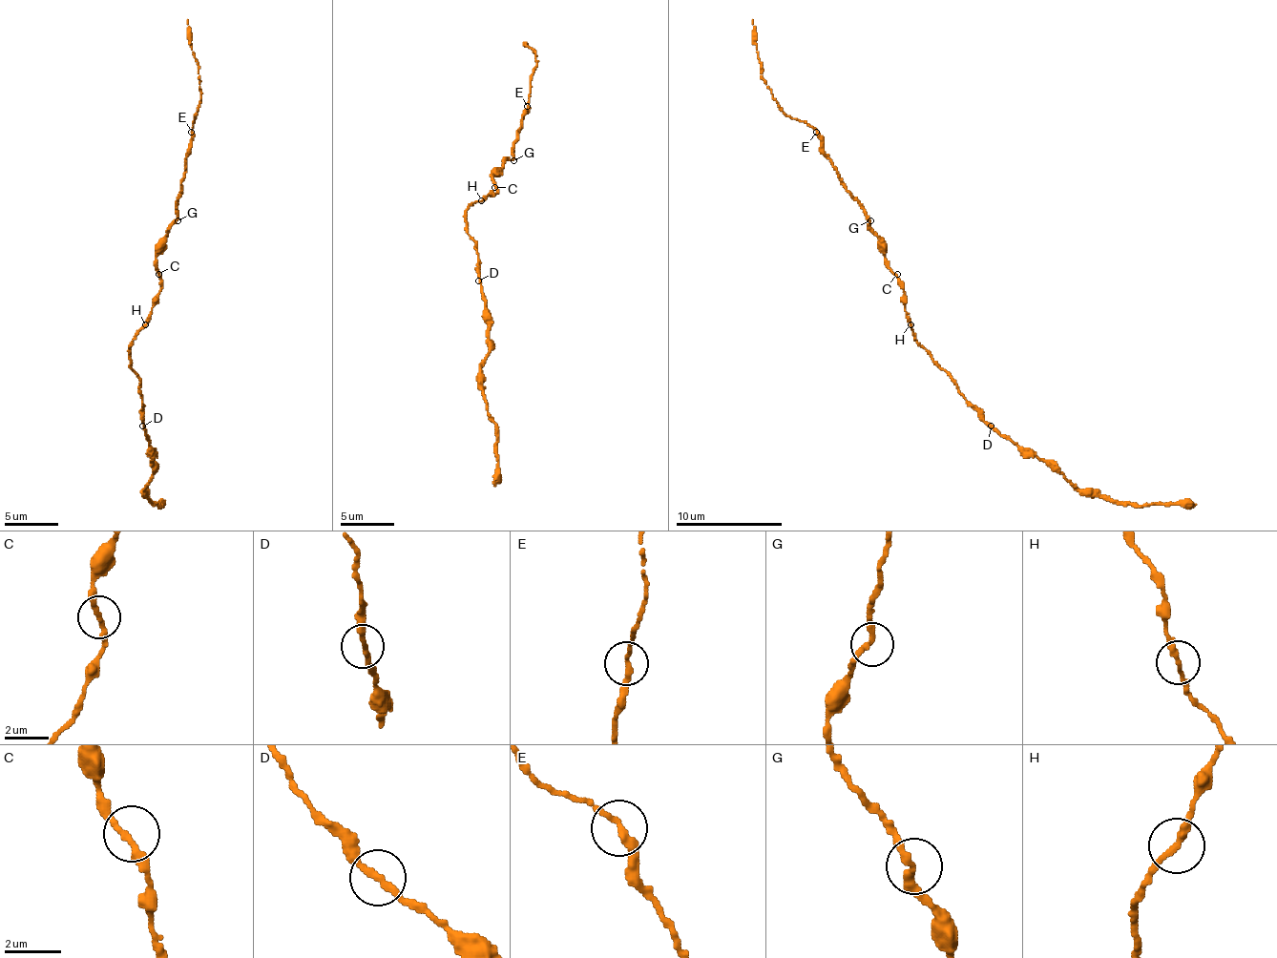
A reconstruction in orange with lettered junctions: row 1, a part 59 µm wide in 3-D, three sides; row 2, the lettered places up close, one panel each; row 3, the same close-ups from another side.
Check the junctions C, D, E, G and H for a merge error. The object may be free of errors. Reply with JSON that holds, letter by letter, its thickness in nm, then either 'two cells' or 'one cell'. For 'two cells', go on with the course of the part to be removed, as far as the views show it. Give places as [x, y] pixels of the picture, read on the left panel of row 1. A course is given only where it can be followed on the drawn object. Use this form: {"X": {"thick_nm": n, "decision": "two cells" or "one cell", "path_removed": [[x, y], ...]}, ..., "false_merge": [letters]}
{"C": {"thick_nm": 260, "decision": "one cell"}, "D": {"thick_nm": 240, "decision": "one cell"}, "E": {"thick_nm": 280, "decision": "one cell"}, "G": {"thick_nm": 280, "decision": "one cell"}, "H": {"thick_nm": 240, "decision": "one cell"}, "false_merge": []}

